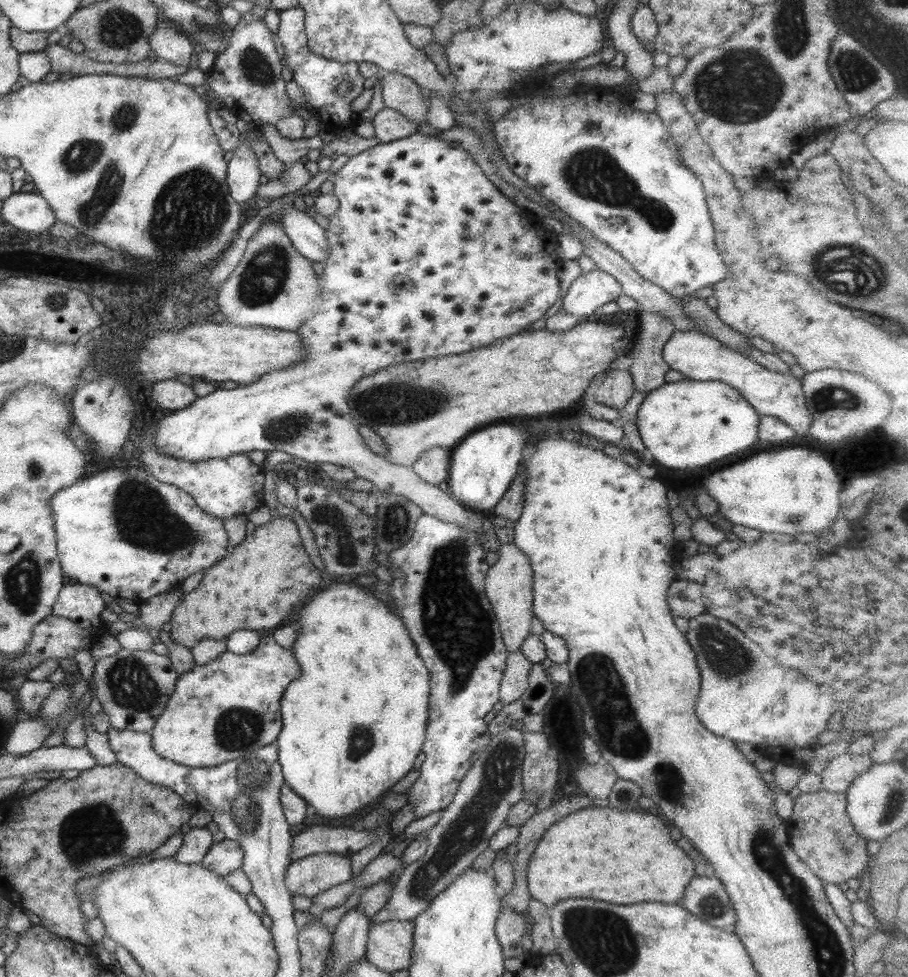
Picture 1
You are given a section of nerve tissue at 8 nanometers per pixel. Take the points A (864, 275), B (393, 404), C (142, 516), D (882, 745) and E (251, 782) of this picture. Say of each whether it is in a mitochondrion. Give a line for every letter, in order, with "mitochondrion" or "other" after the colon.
A: mitochondrion
B: mitochondrion
C: mitochondrion
D: other
E: mitochondrion

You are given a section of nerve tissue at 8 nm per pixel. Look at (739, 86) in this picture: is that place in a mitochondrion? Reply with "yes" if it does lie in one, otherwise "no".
yes

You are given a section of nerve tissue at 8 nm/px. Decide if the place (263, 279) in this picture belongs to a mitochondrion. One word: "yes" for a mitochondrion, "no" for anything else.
yes

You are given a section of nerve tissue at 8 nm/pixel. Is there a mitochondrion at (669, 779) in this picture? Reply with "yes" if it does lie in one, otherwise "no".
yes

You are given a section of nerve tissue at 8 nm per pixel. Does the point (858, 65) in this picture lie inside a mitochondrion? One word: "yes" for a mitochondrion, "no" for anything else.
yes

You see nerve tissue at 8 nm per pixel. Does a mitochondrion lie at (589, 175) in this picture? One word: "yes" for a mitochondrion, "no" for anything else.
yes

